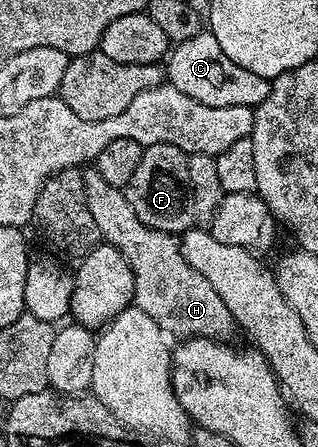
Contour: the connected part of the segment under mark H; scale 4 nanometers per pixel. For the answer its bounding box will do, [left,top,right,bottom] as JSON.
[83,166,236,338]

